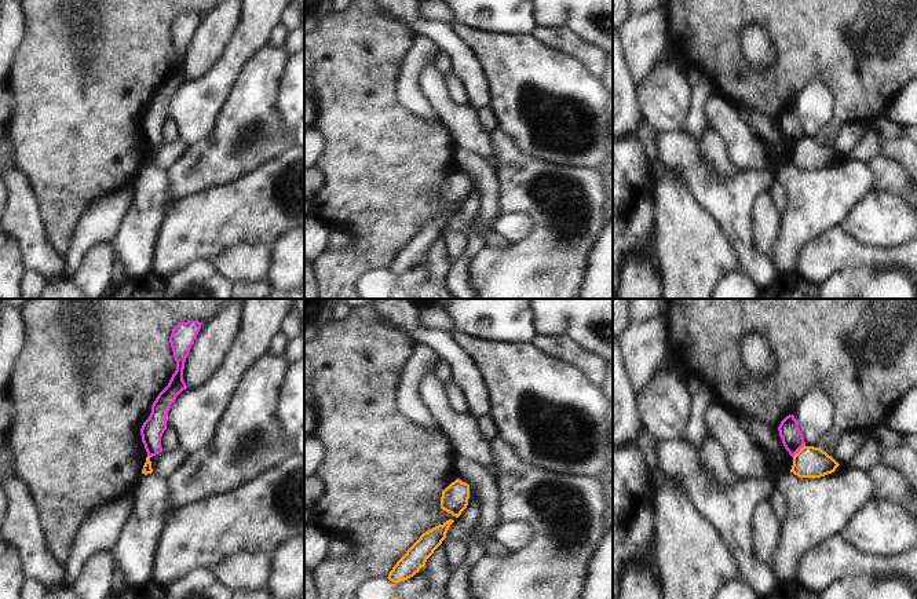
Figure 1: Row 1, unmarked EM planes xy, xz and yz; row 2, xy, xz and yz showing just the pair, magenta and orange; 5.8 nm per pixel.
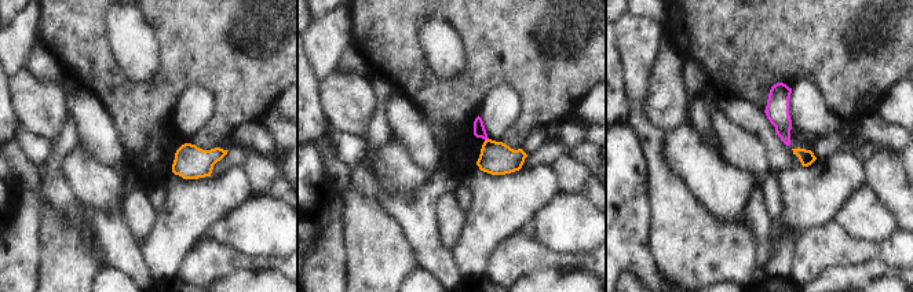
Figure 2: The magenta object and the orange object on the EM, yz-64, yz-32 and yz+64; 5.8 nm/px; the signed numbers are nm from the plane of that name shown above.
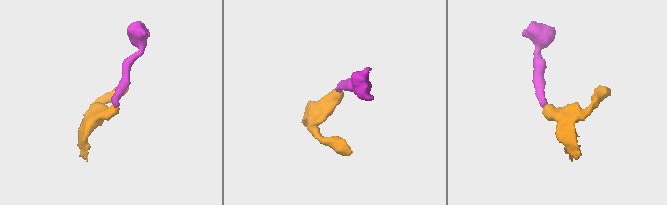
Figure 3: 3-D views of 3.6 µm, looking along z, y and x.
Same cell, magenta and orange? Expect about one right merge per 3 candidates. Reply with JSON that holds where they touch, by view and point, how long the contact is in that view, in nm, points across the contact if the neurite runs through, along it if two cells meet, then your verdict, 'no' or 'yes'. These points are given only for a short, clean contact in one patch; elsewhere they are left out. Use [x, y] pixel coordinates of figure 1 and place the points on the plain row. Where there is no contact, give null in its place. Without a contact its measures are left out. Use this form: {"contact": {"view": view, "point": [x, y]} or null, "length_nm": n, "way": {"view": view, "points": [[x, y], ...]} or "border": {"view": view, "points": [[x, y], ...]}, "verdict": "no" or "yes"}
{"contact": {"view": "yz", "point": [797, 142]}, "length_nm": 110, "border": {"view": "yz", "points": [[804, 135], [792, 148]]}, "verdict": "no"}

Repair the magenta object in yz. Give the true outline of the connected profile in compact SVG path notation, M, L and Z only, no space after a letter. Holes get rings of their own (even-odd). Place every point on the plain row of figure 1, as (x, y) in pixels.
M793 106L786 107L781 113L778 123L785 140L792 149L805 136L799 114Z

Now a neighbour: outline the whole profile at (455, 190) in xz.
M456 171L442 183L441 200L458 209L467 200L468 190L470 176Z

